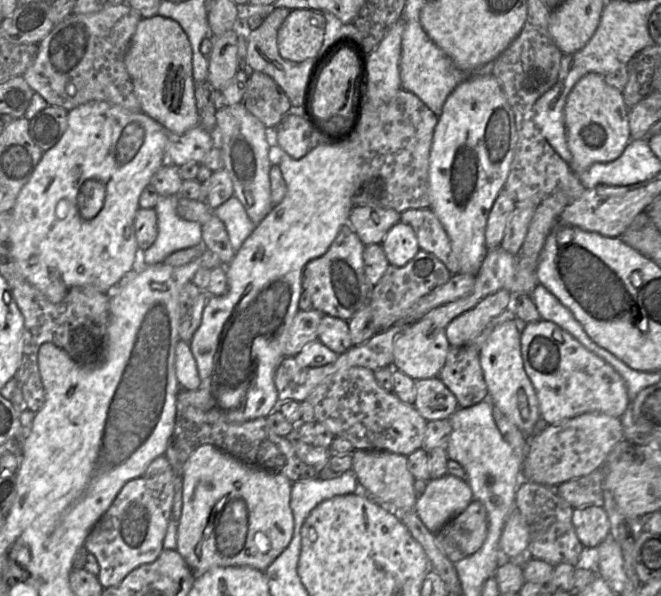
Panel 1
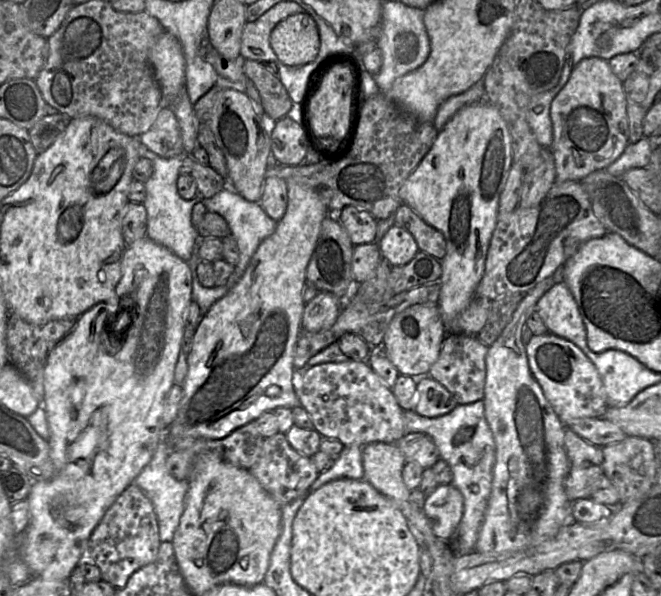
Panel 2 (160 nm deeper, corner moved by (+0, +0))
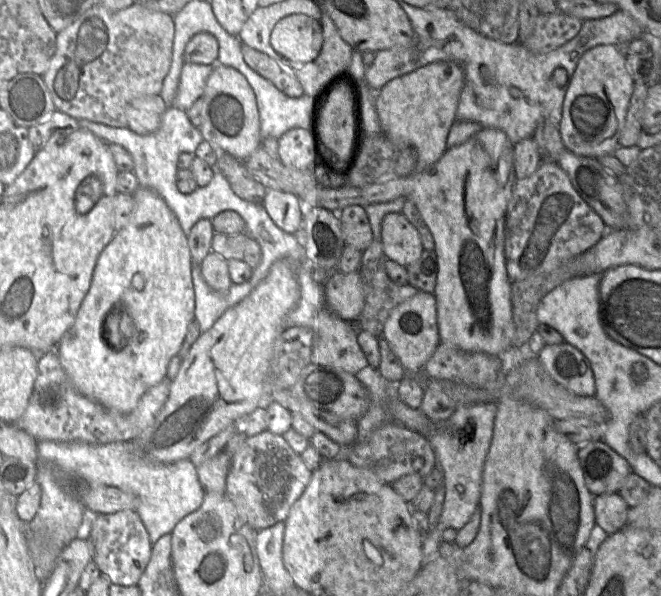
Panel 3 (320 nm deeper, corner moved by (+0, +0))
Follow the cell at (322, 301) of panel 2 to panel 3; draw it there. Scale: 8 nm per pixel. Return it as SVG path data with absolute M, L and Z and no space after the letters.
M333 272L324 291L327 307L341 319L356 324L365 305L359 272Z

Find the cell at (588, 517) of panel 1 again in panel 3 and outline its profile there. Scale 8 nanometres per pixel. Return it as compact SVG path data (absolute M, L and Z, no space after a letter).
M605 493L594 496L596 525L608 534L614 534L627 525L628 504L618 493Z

